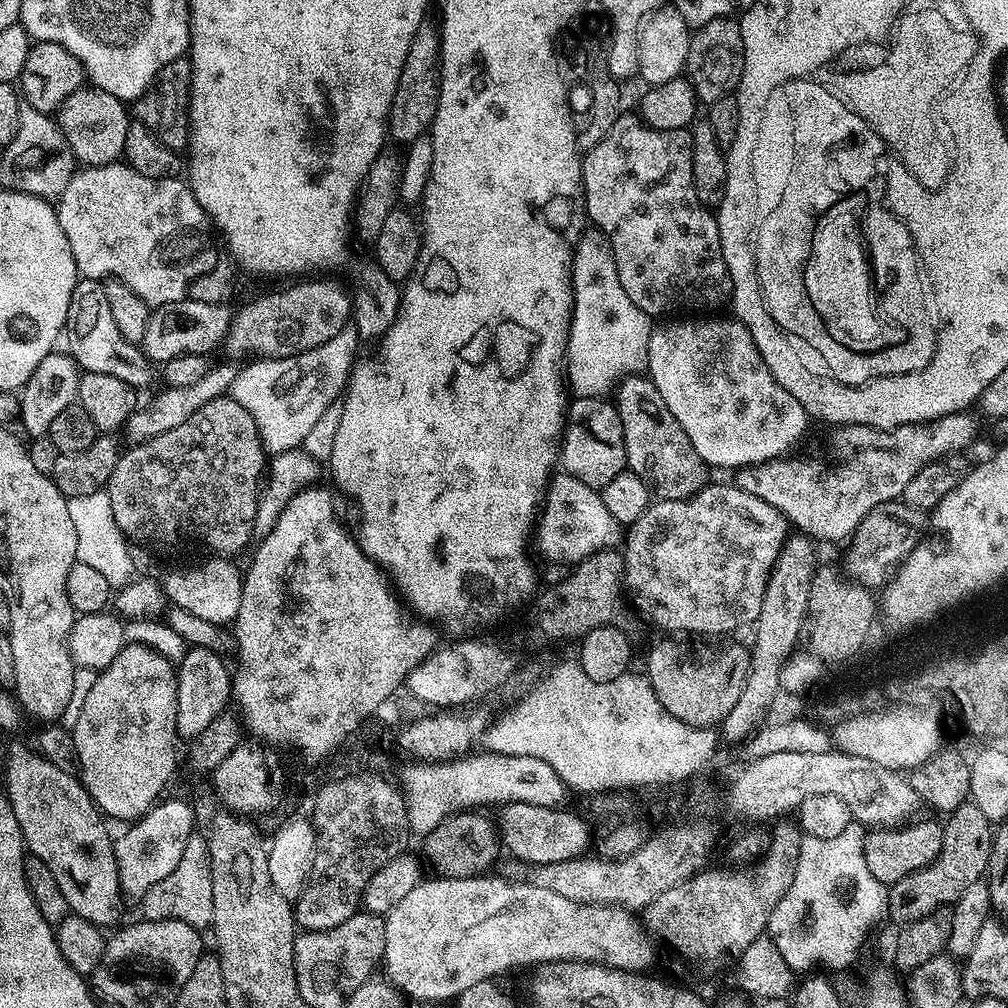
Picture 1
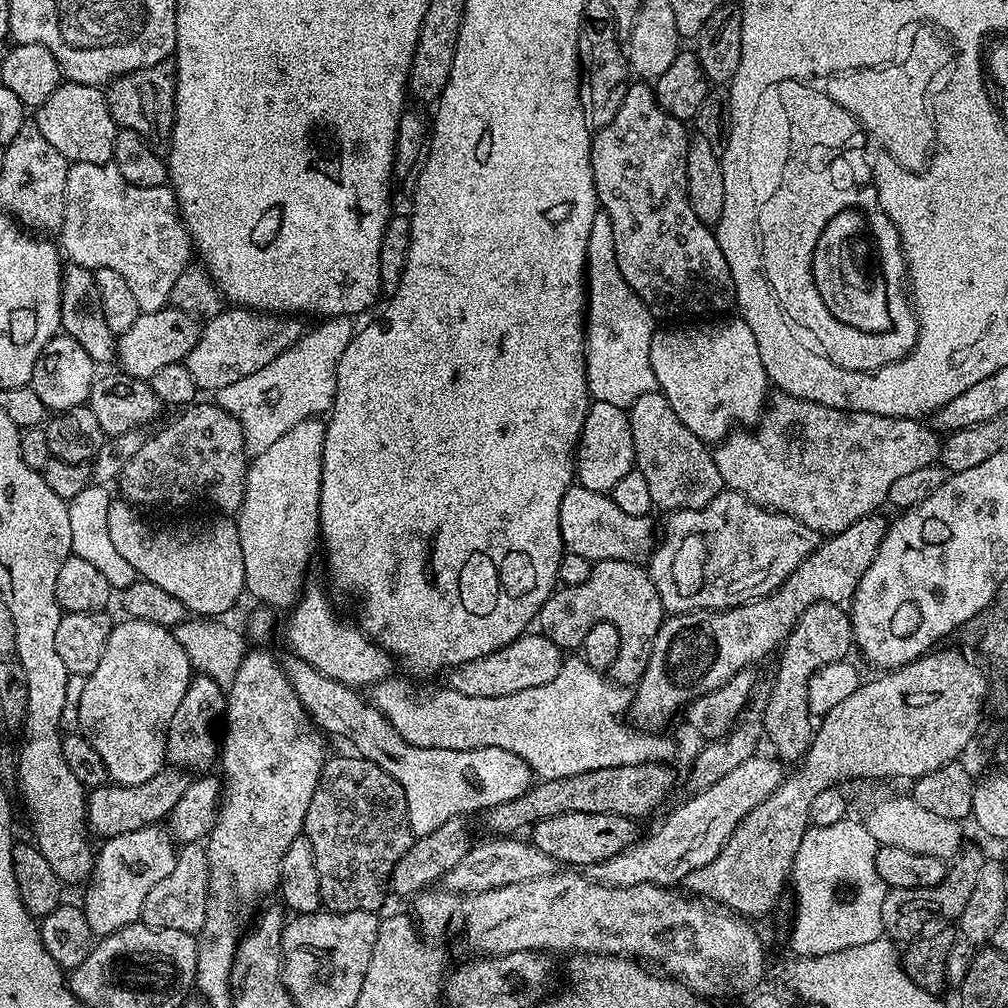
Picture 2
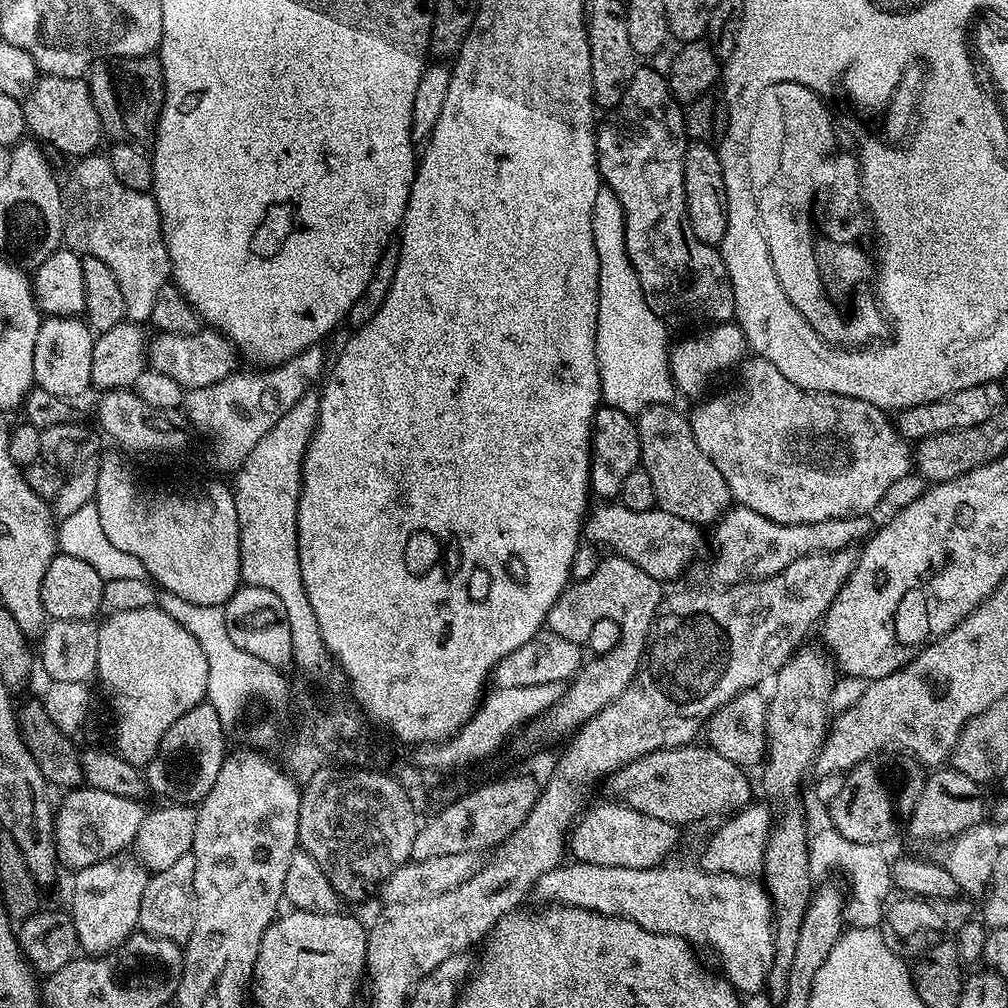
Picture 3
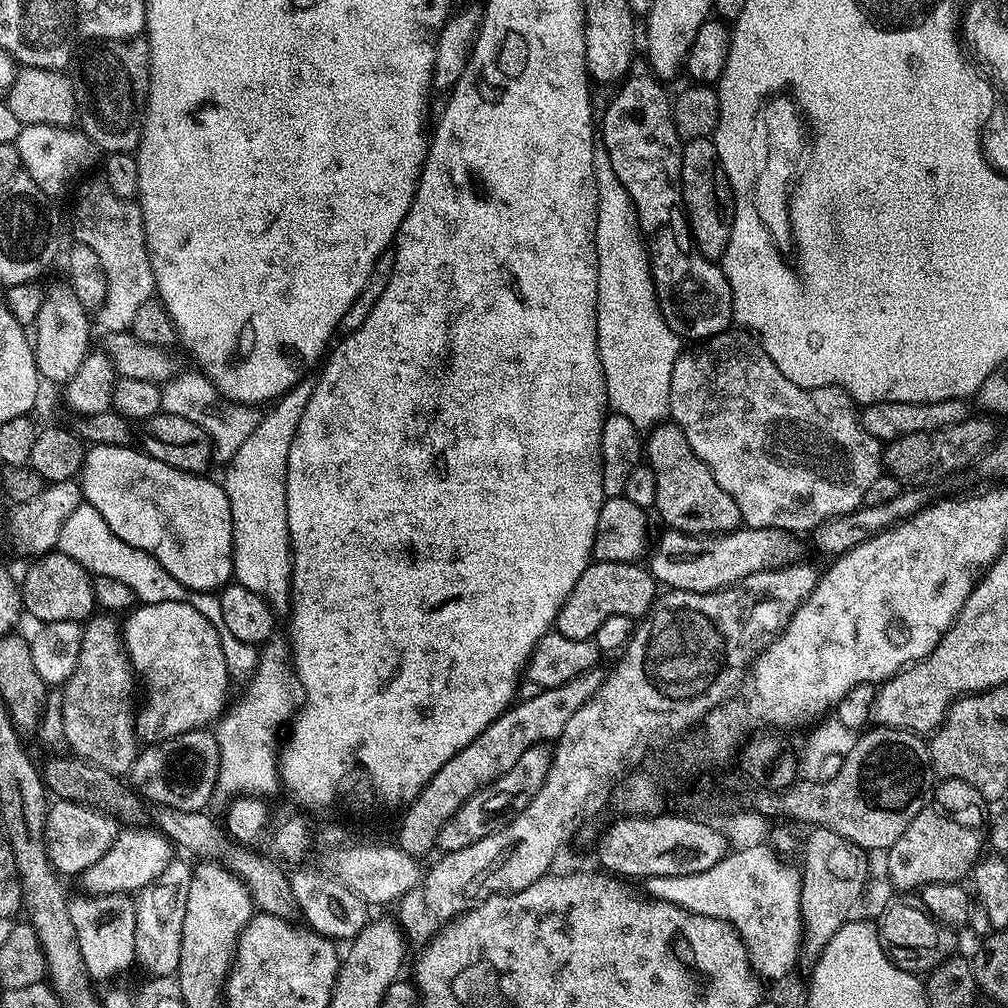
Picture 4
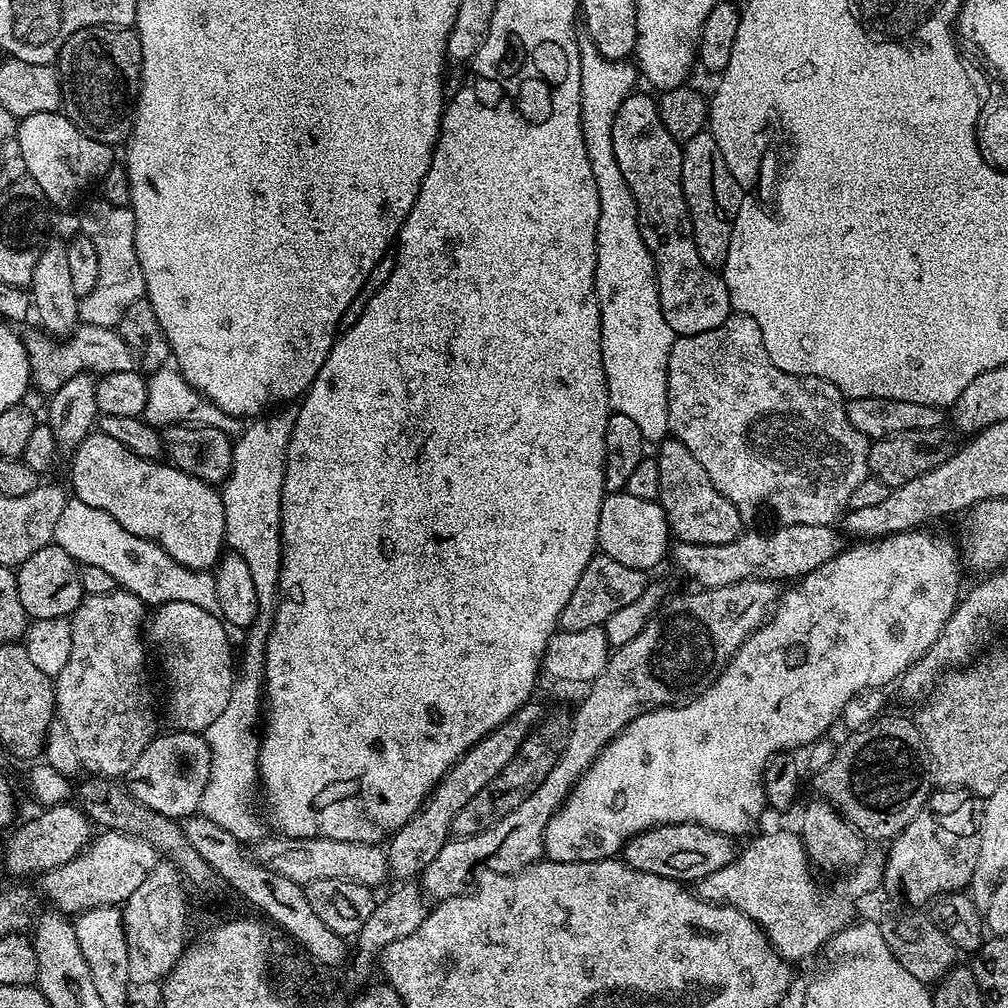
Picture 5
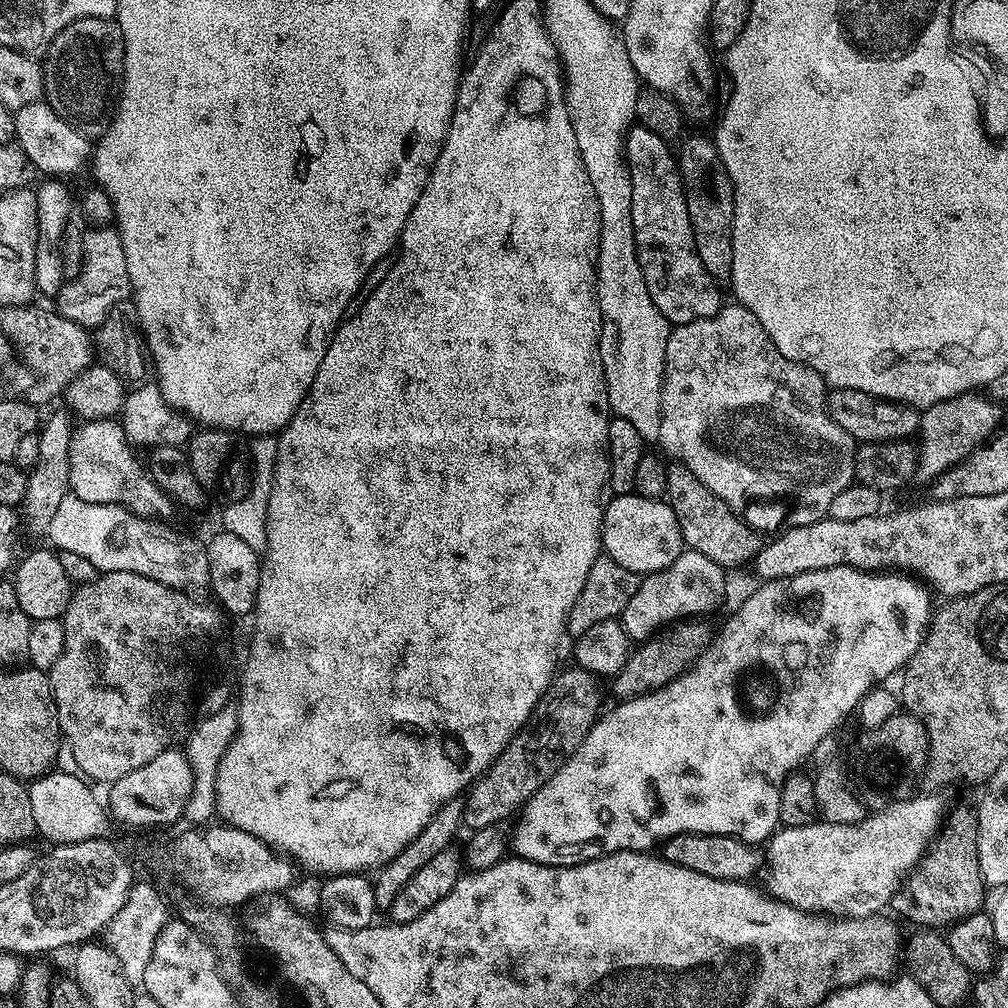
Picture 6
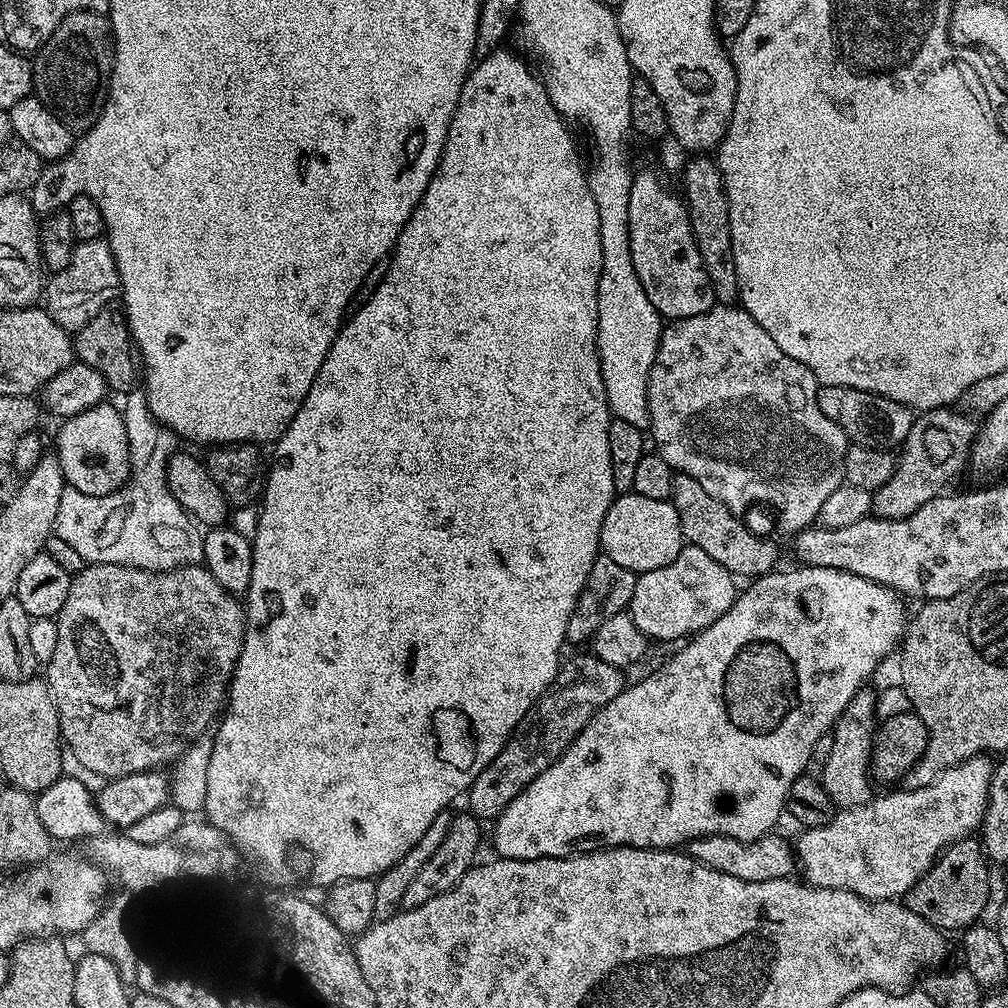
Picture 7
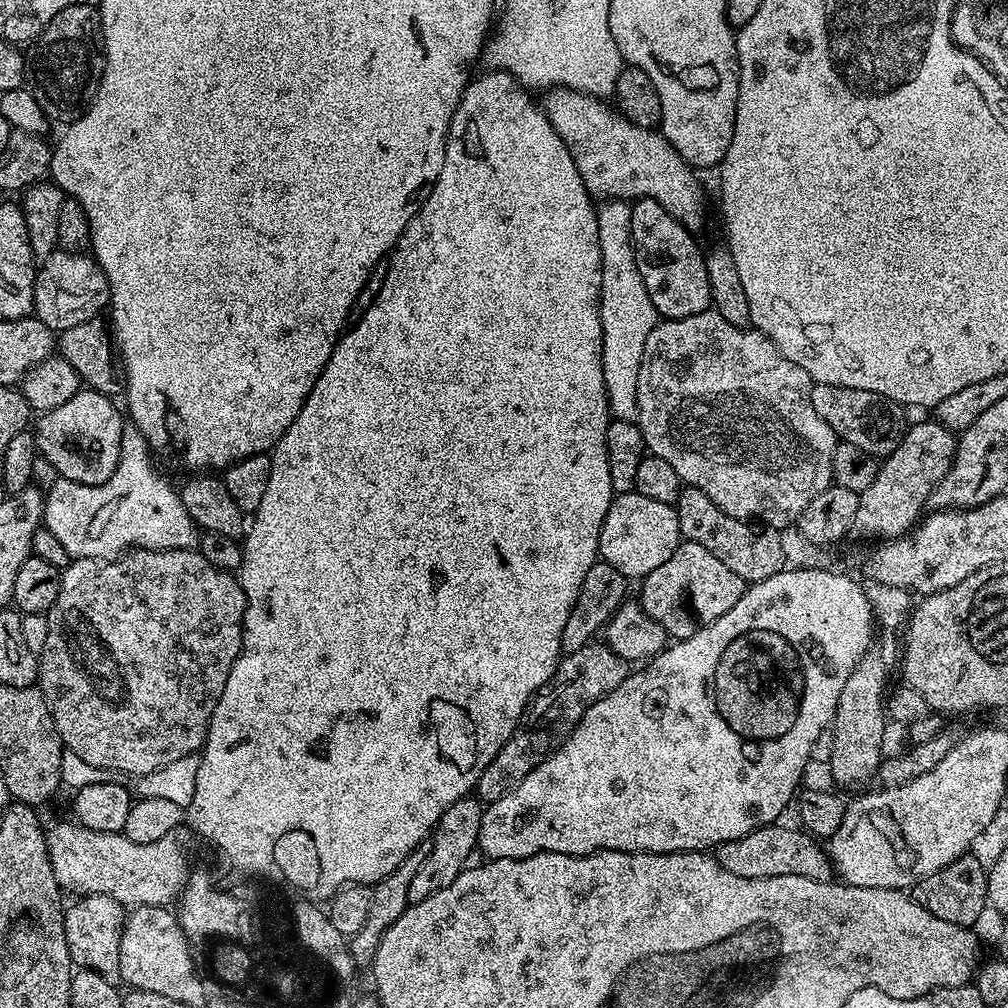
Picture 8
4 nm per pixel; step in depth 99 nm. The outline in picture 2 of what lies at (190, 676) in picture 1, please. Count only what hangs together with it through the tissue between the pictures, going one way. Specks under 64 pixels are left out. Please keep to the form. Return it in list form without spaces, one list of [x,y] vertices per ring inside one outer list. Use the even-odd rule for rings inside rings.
[[[201,674],[193,675],[186,694],[168,723],[168,751],[166,760],[171,767],[179,768],[189,774],[204,774],[211,764],[218,760],[218,732],[212,727],[219,725],[226,716],[226,692],[214,678]]]

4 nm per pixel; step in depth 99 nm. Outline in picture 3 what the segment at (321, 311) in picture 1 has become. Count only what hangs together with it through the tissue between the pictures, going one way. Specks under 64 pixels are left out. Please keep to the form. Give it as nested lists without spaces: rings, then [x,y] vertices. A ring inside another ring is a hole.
[[[201,330],[185,336],[161,332],[153,337],[146,344],[147,363],[162,374],[170,374],[170,378],[174,378],[174,382],[181,384],[185,390],[222,382],[237,371],[236,346],[219,330]]]

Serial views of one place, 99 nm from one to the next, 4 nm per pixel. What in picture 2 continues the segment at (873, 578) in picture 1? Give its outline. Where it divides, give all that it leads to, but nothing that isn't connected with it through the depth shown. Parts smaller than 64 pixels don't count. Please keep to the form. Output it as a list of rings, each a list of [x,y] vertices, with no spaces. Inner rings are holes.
[[[873,514],[858,518],[858,522],[854,522],[846,530],[831,533],[820,547],[814,549],[777,588],[759,600],[740,604],[736,608],[725,608],[723,612],[701,610],[669,615],[658,630],[658,638],[654,638],[646,670],[639,682],[634,685],[630,716],[635,727],[640,730],[663,729],[660,727],[679,708],[680,711],[687,709],[688,705],[698,697],[710,694],[718,690],[718,686],[730,682],[730,678],[734,678],[734,674],[738,674],[743,668],[756,666],[759,660],[766,659],[772,651],[773,655],[788,639],[788,634],[798,622],[800,615],[810,606],[822,603],[847,605],[858,590],[858,582],[862,582],[866,570],[870,570],[870,562],[874,562],[874,558],[878,555],[878,548],[886,538],[888,526],[887,519],[883,520],[880,514]]]

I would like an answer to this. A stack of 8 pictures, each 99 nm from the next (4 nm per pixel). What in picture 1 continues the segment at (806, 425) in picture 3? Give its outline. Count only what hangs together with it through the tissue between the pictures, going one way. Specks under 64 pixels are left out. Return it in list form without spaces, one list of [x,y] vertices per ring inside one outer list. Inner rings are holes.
[[[967,411],[955,412],[937,420],[929,420],[927,424],[903,424],[897,428],[871,428],[862,424],[842,424],[831,429],[832,437],[828,440],[828,449],[824,452],[824,460],[811,460],[810,457],[804,456],[801,460],[777,458],[767,460],[761,464],[749,464],[735,473],[734,483],[742,490],[746,490],[747,493],[754,494],[755,497],[762,498],[763,502],[768,502],[770,506],[776,507],[788,519],[789,525],[797,533],[803,534],[816,542],[819,542],[819,540],[841,540],[841,542],[844,542],[851,537],[852,531],[860,525],[862,518],[866,518],[866,514],[870,514],[870,510],[874,510],[874,506],[878,506],[882,502],[901,499],[906,490],[907,483],[910,482],[910,478],[914,478],[914,474],[918,474],[918,470],[922,470],[922,466],[926,466],[935,460],[943,460],[951,457],[953,454],[960,454],[963,448],[971,446],[972,439],[976,436],[976,424],[968,415]]]

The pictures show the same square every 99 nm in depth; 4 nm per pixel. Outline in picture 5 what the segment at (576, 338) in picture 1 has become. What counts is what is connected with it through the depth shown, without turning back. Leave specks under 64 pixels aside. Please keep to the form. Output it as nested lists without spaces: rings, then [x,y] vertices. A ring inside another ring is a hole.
[[[584,38],[580,40],[580,65],[582,66],[582,94],[580,95],[580,121],[582,122],[582,134],[586,142],[586,158],[590,158],[590,170],[594,170],[594,182],[598,186],[598,226],[596,227],[596,297],[598,298],[598,306],[600,307],[600,345],[602,346],[602,366],[606,374],[606,390],[608,391],[608,407],[612,412],[618,414],[626,414],[626,418],[630,418],[638,426],[638,430],[642,430],[642,438],[646,442],[659,442],[669,435],[670,429],[668,426],[668,363],[670,362],[670,350],[672,349],[672,341],[674,333],[670,330],[670,326],[666,322],[666,318],[662,318],[662,306],[658,302],[658,286],[656,285],[656,267],[654,266],[654,258],[650,254],[650,250],[646,246],[646,242],[642,242],[642,230],[638,226],[638,206],[634,202],[634,194],[630,190],[630,186],[626,186],[626,178],[622,178],[622,169],[618,166],[618,158],[614,158],[614,138],[612,137],[612,127],[614,126],[614,118],[618,114],[618,106],[622,106],[622,102],[626,102],[626,98],[637,91],[638,84],[638,68],[635,63],[628,60],[607,60],[602,54],[598,54],[598,50],[594,46],[594,42]]]

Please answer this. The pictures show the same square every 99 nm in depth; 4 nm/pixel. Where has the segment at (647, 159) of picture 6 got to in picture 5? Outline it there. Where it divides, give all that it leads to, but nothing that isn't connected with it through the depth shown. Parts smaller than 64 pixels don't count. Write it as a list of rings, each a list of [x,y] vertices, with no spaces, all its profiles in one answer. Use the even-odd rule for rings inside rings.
[[[637,90],[618,106],[612,127],[614,158],[618,158],[622,178],[626,178],[626,186],[634,194],[642,242],[646,242],[654,258],[662,318],[666,318],[676,336],[693,336],[722,326],[734,309],[727,280],[698,258],[682,190],[682,144],[662,126],[656,102],[655,95],[647,96],[643,90]]]

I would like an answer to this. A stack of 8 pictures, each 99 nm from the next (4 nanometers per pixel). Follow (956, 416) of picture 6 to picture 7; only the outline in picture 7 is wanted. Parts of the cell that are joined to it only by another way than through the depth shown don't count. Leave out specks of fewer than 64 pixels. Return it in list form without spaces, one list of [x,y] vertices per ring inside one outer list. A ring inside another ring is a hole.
[[[955,407],[929,408],[921,411],[913,419],[910,434],[906,434],[904,443],[899,449],[896,469],[890,478],[890,482],[886,482],[877,488],[873,495],[872,512],[881,520],[901,520],[910,514],[914,514],[914,510],[918,510],[918,506],[922,506],[934,499],[935,496],[941,495],[947,489],[944,487],[963,470],[964,464],[966,468],[969,463],[970,449],[976,441],[977,431],[977,421]]]

